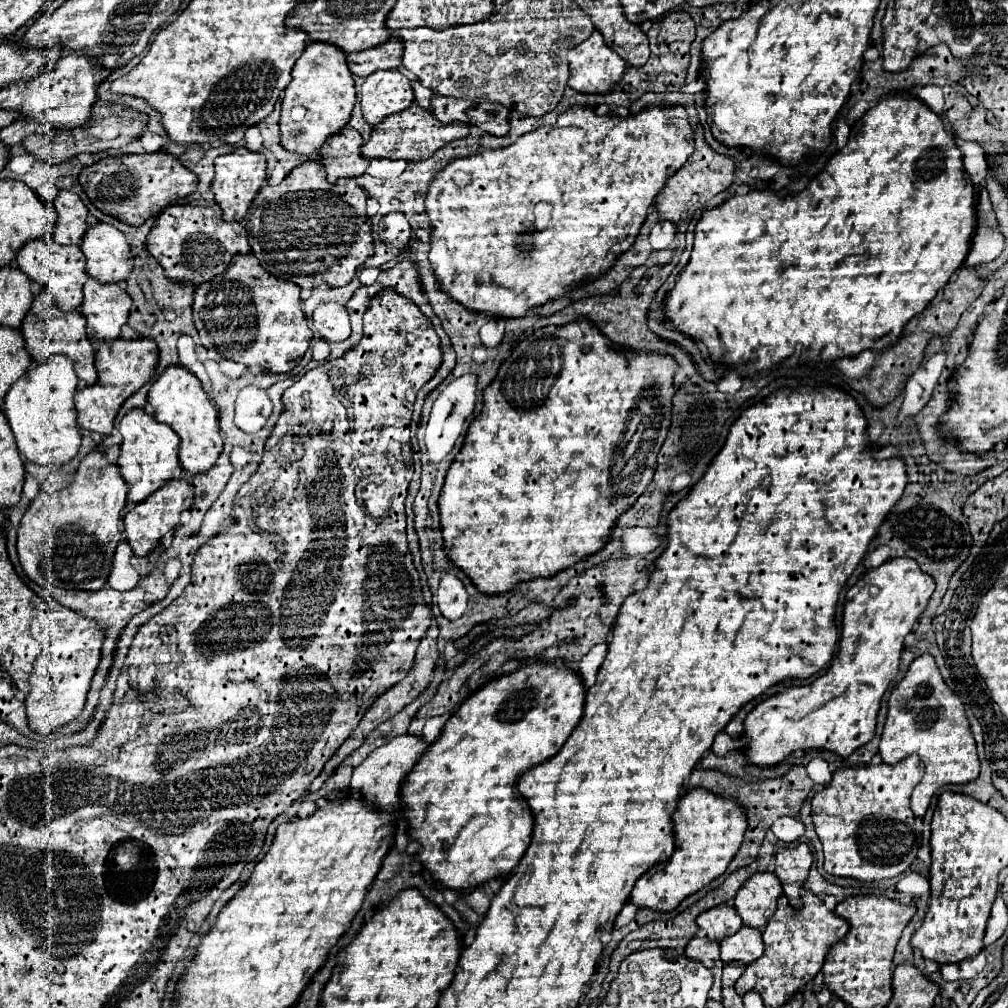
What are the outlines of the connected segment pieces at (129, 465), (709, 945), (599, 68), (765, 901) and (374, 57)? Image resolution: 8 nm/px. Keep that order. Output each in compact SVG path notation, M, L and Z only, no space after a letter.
M135 408L131 410L123 420L121 420L121 456L119 456L119 468L121 476L129 486L127 498L133 504L143 502L147 496L151 496L155 490L159 490L163 484L173 480L175 470L179 468L177 460L177 448L179 448L179 438L171 430L171 426L157 422L153 416L149 416L145 410Z
M695 936L693 940L689 940L689 944L685 948L685 956L693 958L693 960L699 960L701 964L705 964L705 968L709 968L713 972L713 988L709 992L709 998L721 1000L721 970L723 970L723 962L719 958L719 942Z
M595 30L583 44L569 52L569 86L583 94L609 94L621 82L627 64L607 48Z
M757 872L739 888L733 906L745 926L761 930L769 922L769 916L773 916L781 894L783 886L775 874Z
M387 40L375 48L363 52L351 52L347 56L347 66L355 76L367 78L377 70L395 70L401 64L403 44L401 40Z

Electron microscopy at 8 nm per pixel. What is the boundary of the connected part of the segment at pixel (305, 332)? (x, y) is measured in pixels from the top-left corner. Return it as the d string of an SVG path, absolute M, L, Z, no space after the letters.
M253 254L235 256L229 268L217 276L217 280L213 278L195 290L193 320L205 348L215 348L227 360L241 362L245 366L259 366L265 372L291 372L305 356L313 338L313 332L309 330L307 318L301 310L299 288L265 272Z

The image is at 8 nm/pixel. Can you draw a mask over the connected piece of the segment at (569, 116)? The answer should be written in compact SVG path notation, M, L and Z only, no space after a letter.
M575 106L567 112L563 112L553 128L539 128L535 132L523 134L515 144L499 150L485 150L483 154L475 154L469 158L457 158L449 162L429 184L429 194L425 198L425 212L431 220L431 250L429 250L429 262L433 266L433 274L441 286L441 290L461 306L473 312L483 312L493 318L523 318L531 308L543 306L551 300L557 300L565 296L569 290L579 286L585 280L591 280L593 276L605 274L613 268L619 254L627 252L637 234L641 224L647 218L647 210L653 204L655 196L665 186L667 178L677 172L687 158L693 154L693 128L687 120L687 110L683 106L673 108L647 108L639 112L637 116L627 118L611 118L597 116L595 110Z

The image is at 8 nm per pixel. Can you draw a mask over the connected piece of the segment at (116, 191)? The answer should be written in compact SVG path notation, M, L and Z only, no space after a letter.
M165 152L129 154L113 158L109 156L93 166L83 168L79 174L79 182L95 208L131 226L141 226L147 218L157 216L175 200L185 198L197 188L197 176L187 170L179 162L179 158L173 158Z

